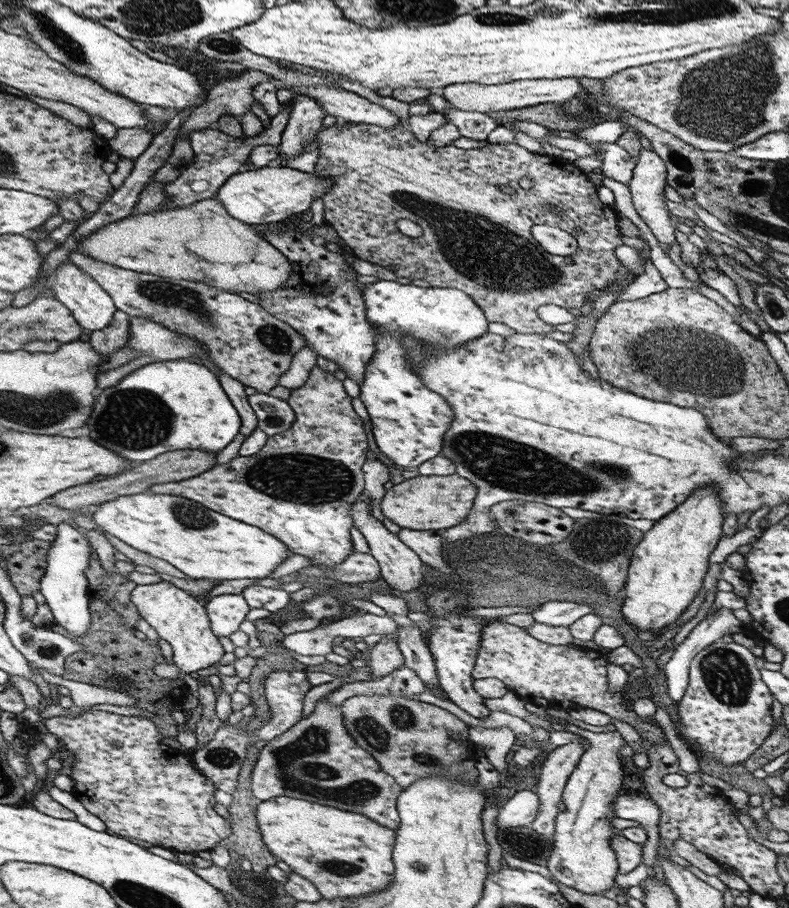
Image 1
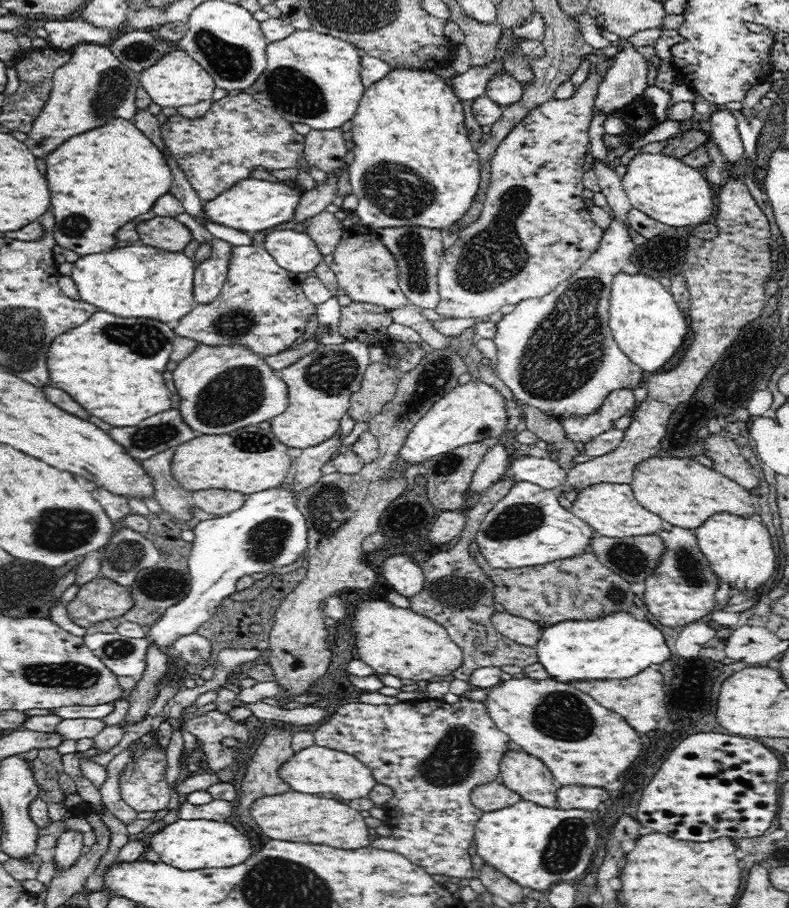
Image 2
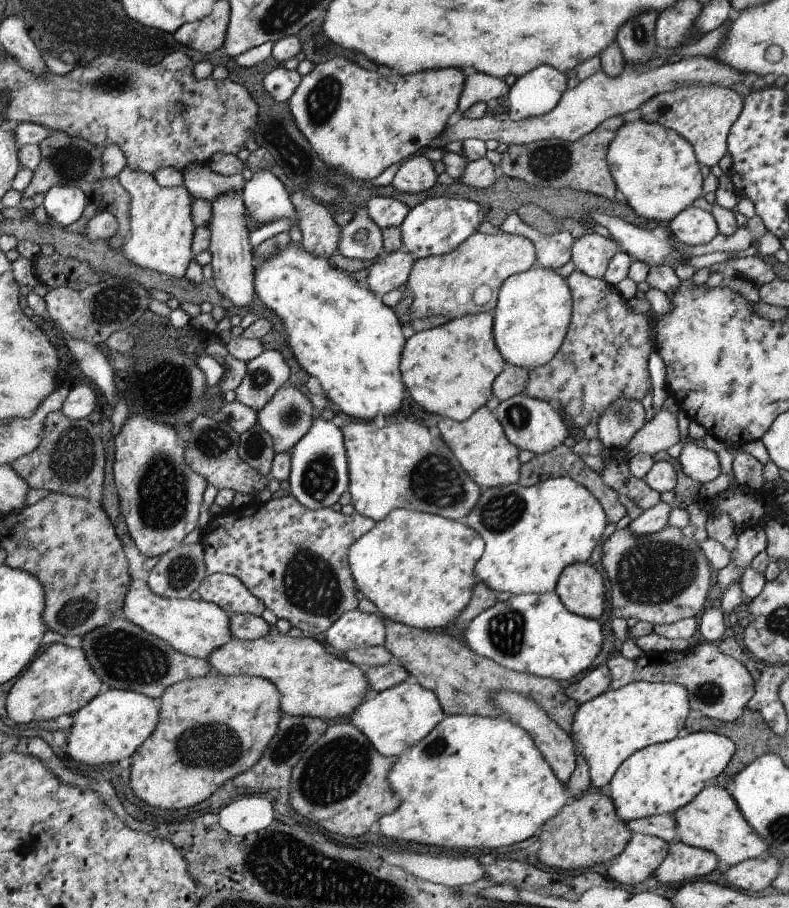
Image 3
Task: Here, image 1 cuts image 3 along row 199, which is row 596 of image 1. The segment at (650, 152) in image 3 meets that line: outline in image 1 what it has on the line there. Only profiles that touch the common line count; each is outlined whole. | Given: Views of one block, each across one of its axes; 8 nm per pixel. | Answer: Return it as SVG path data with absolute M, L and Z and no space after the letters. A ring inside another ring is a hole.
M702 488L700 492L692 494L678 508L674 508L670 514L666 514L664 518L660 519L655 522L649 532L643 534L643 540L634 549L625 584L626 597L622 604L622 616L624 616L626 624L636 626L639 631L662 632L668 624L672 624L680 618L680 614L698 596L698 592L704 584L704 576L708 572L710 554L714 552L723 537L722 506L710 488Z

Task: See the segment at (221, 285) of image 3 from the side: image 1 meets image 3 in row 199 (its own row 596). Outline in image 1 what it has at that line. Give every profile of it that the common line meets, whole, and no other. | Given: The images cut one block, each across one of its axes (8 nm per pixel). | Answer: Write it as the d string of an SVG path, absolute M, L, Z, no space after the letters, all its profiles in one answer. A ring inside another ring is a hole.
M220 594L207 602L208 616L216 636L230 636L240 628L250 612L250 606L242 594Z

